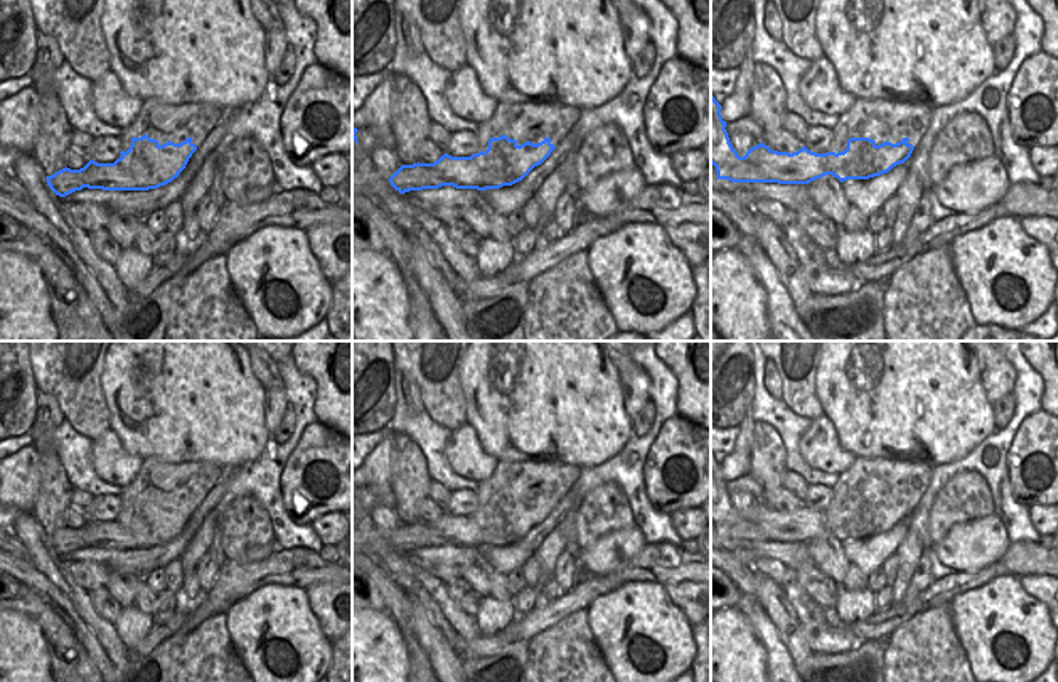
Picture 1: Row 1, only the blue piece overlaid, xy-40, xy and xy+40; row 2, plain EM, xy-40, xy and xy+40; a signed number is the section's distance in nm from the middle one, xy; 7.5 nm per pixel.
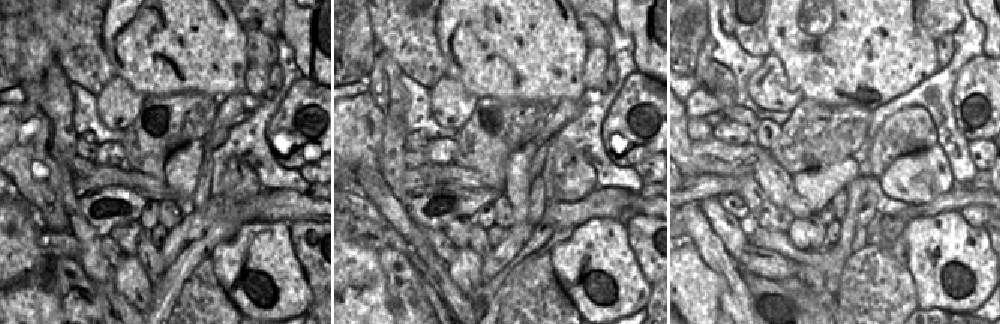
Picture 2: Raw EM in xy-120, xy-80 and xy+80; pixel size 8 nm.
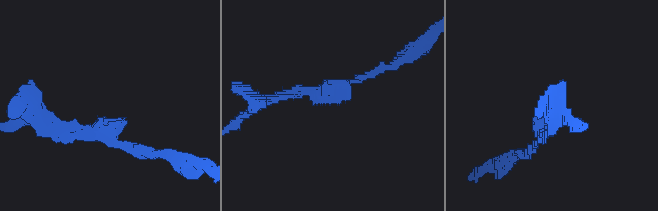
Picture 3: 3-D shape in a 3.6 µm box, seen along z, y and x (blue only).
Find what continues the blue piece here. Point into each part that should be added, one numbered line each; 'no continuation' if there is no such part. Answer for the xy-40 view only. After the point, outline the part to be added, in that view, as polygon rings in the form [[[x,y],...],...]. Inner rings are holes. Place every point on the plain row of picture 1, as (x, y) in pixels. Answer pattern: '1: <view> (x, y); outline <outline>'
no continuation

